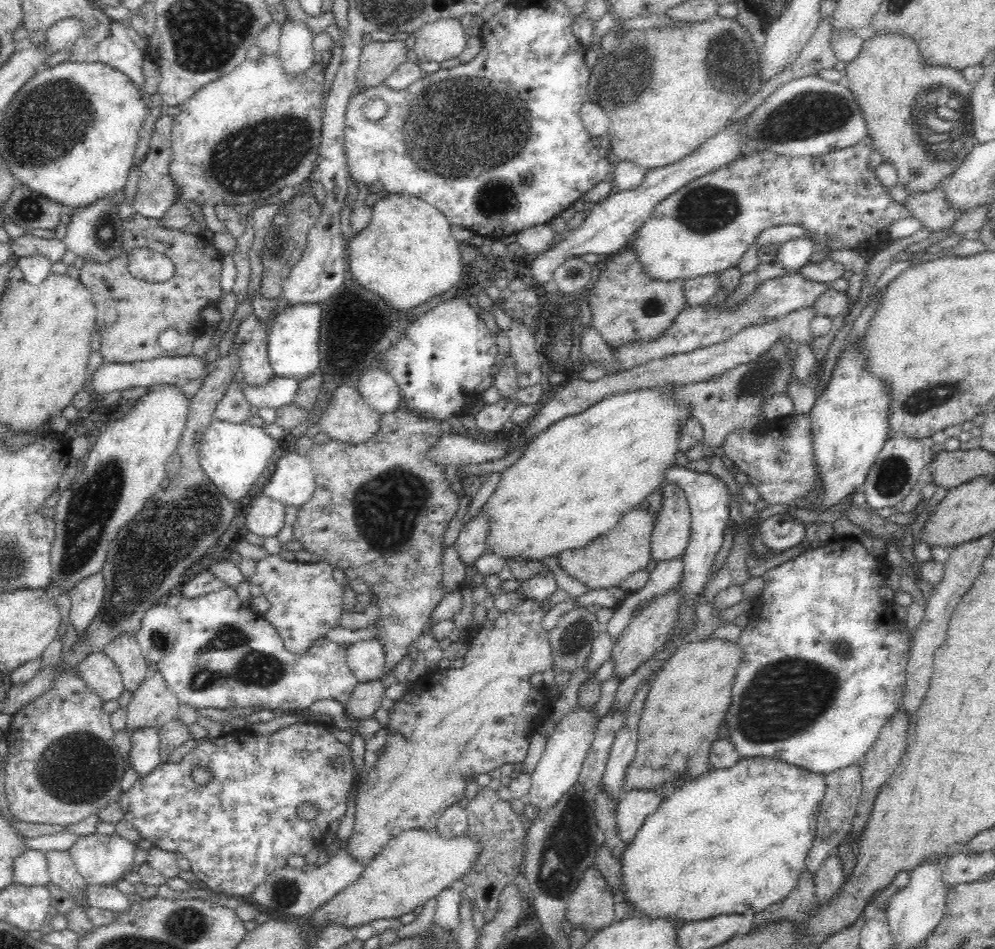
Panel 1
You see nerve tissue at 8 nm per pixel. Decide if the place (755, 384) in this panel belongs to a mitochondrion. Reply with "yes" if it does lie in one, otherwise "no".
yes

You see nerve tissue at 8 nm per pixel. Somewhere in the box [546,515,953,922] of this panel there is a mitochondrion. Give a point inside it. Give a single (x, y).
(781, 700)

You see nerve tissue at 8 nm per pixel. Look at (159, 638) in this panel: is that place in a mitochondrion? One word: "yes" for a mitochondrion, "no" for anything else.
yes

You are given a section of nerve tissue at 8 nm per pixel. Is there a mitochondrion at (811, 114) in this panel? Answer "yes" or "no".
yes

